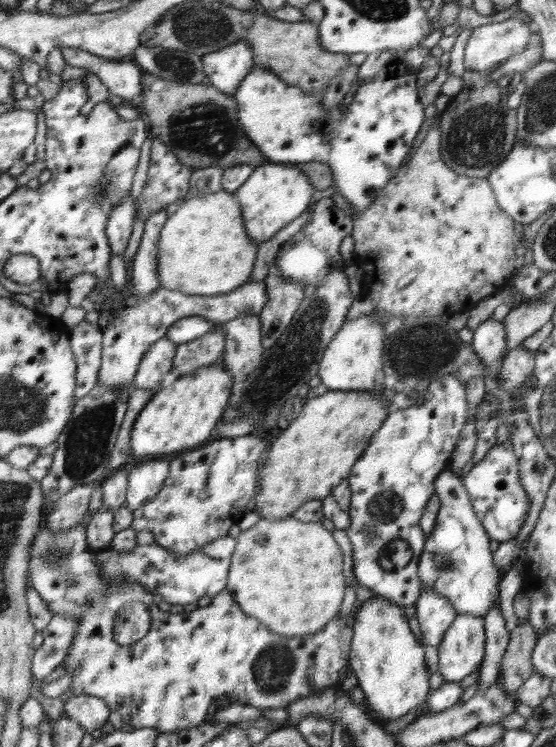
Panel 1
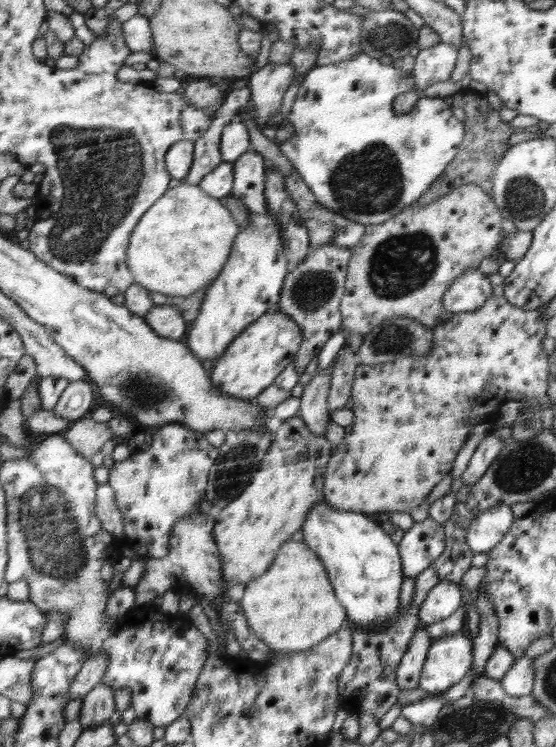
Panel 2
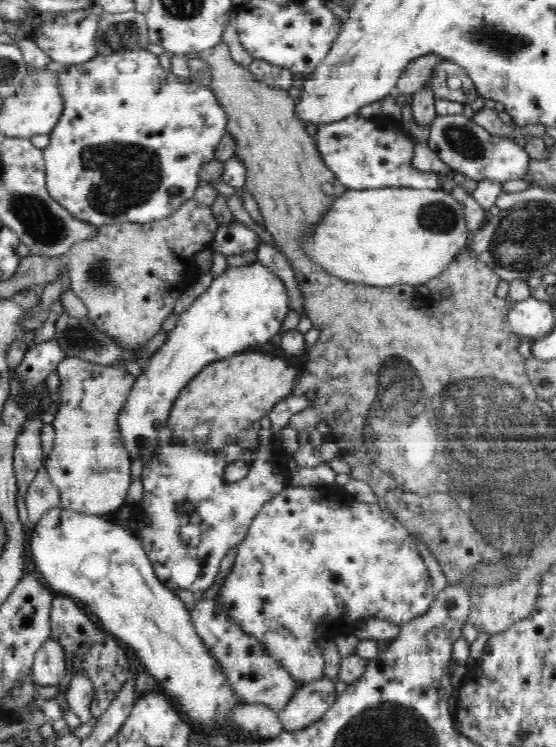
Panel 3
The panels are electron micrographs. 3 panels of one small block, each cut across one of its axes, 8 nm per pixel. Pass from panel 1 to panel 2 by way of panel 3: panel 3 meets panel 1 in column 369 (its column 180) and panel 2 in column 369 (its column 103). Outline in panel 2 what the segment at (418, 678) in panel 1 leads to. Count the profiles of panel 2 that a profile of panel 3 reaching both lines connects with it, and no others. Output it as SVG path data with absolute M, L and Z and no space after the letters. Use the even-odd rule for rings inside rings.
M322 498L311 509L300 530L304 535L303 541L319 554L326 566L335 595L347 609L351 625L366 632L377 630L372 626L384 624L398 612L398 592L406 579L402 576L403 562L400 562L399 546L376 522L360 512L336 510Z

